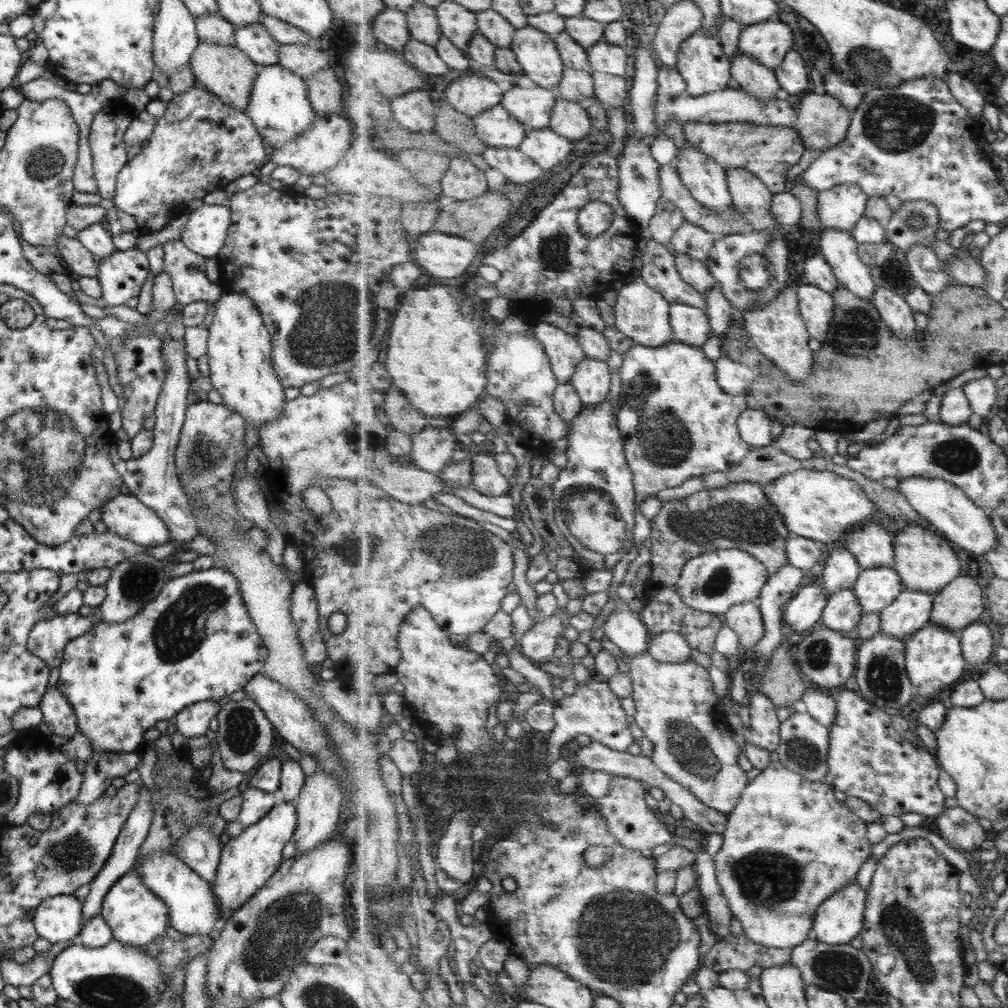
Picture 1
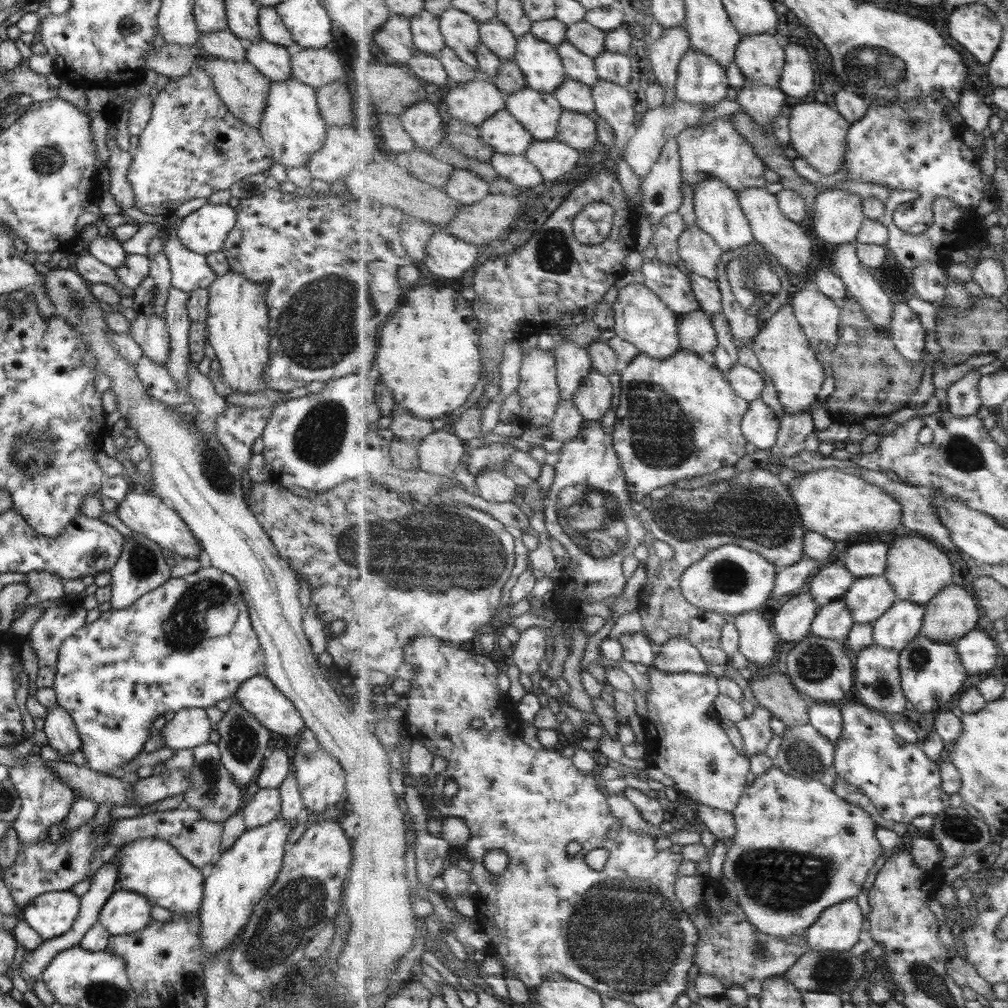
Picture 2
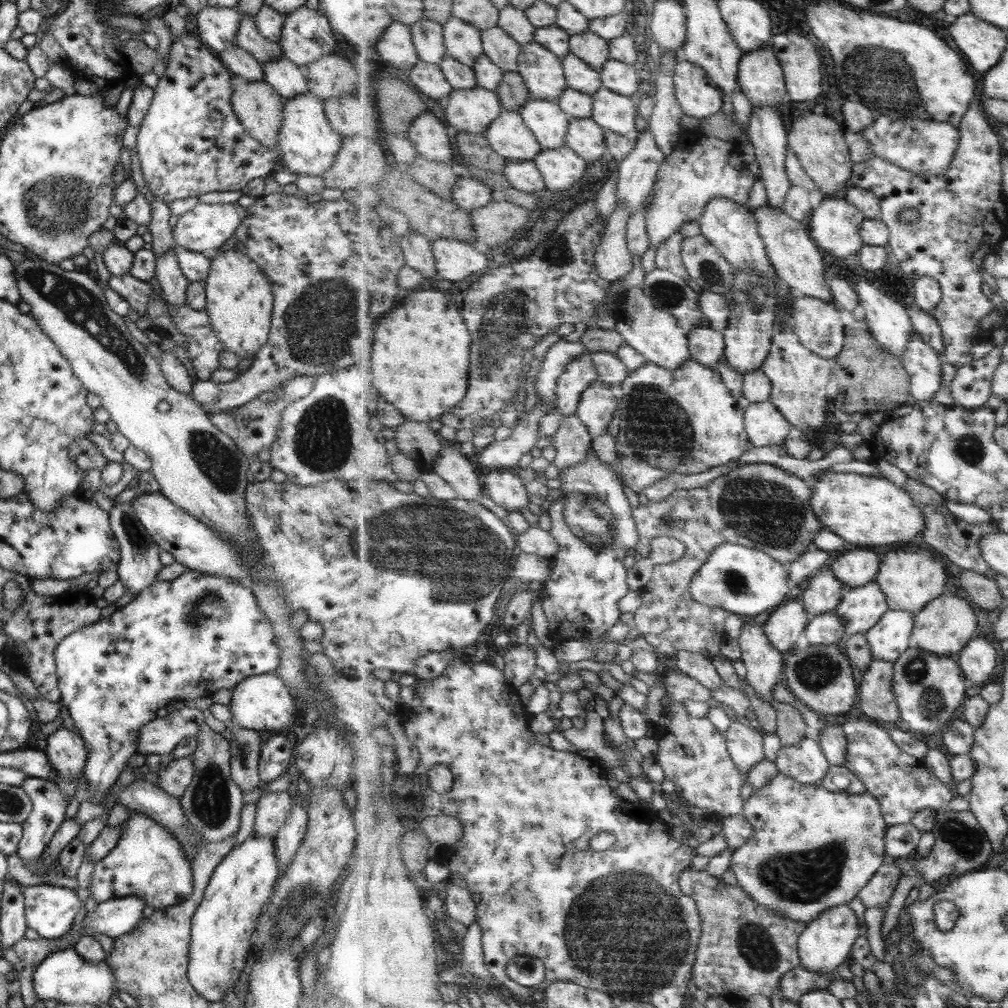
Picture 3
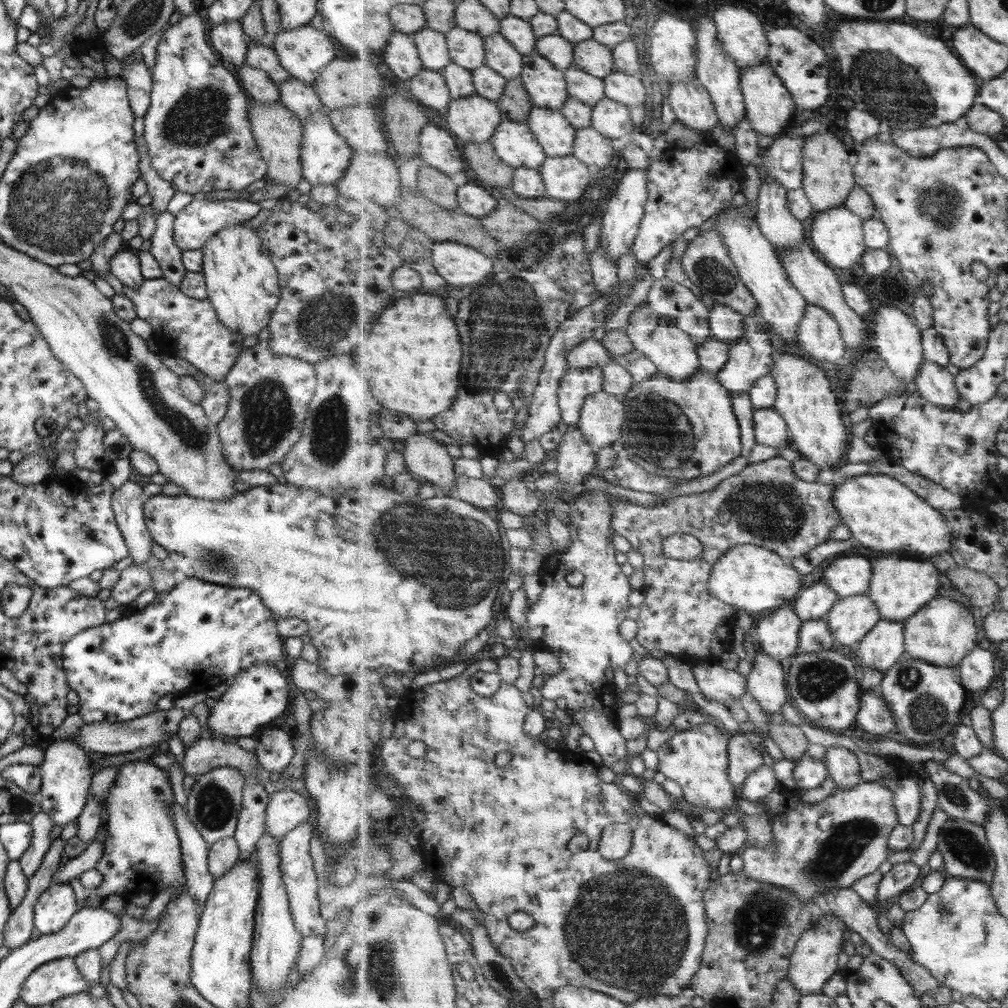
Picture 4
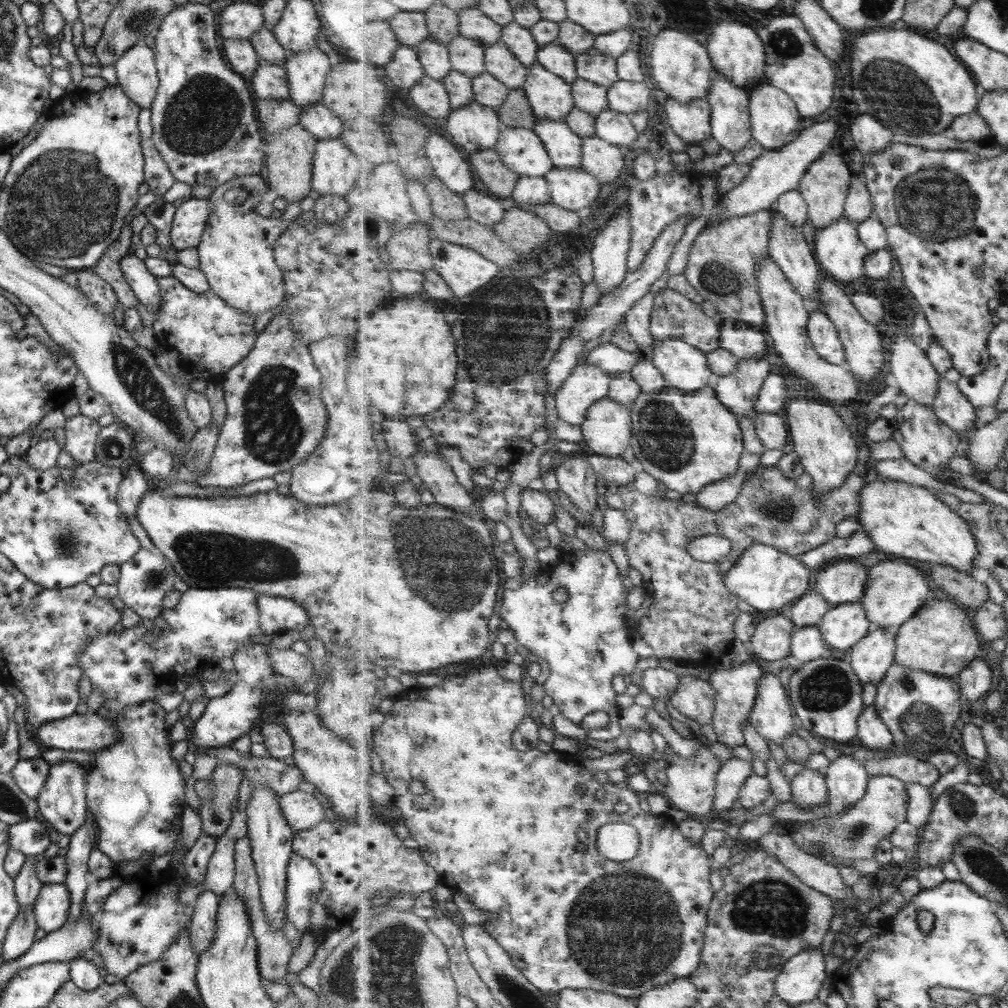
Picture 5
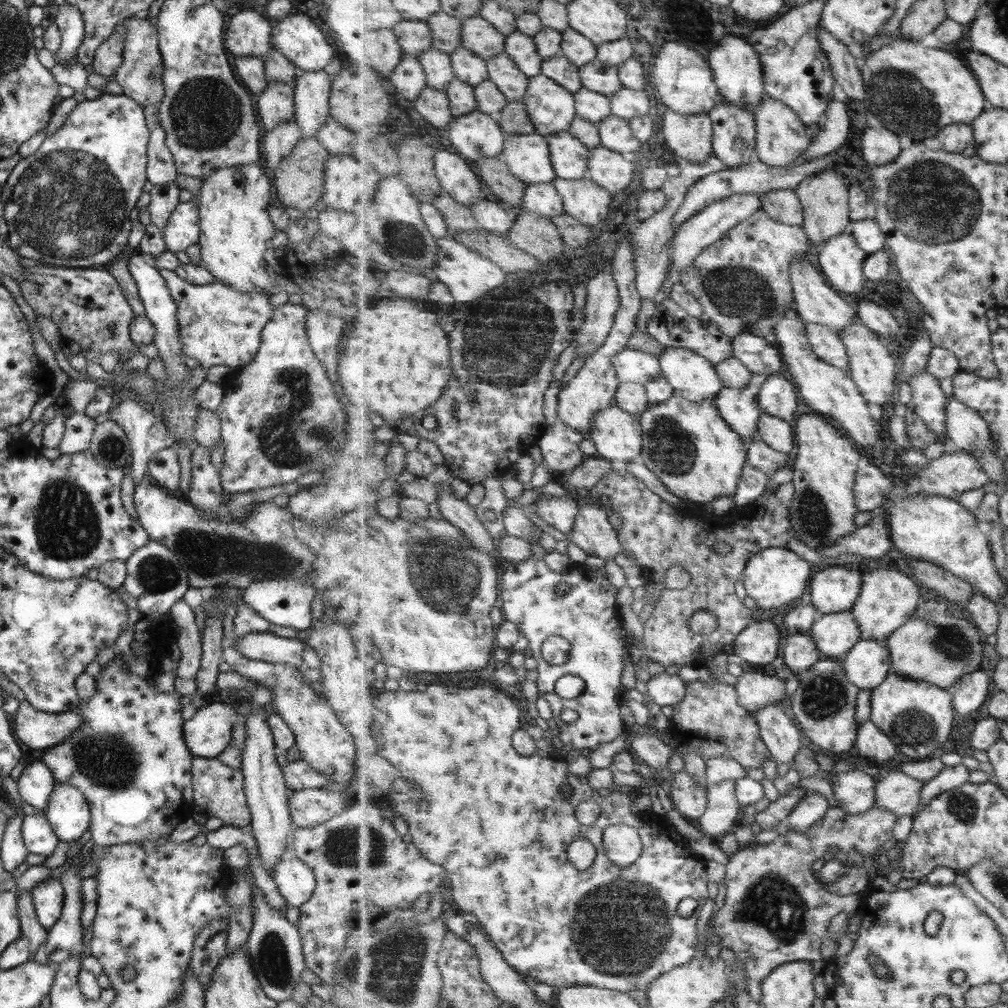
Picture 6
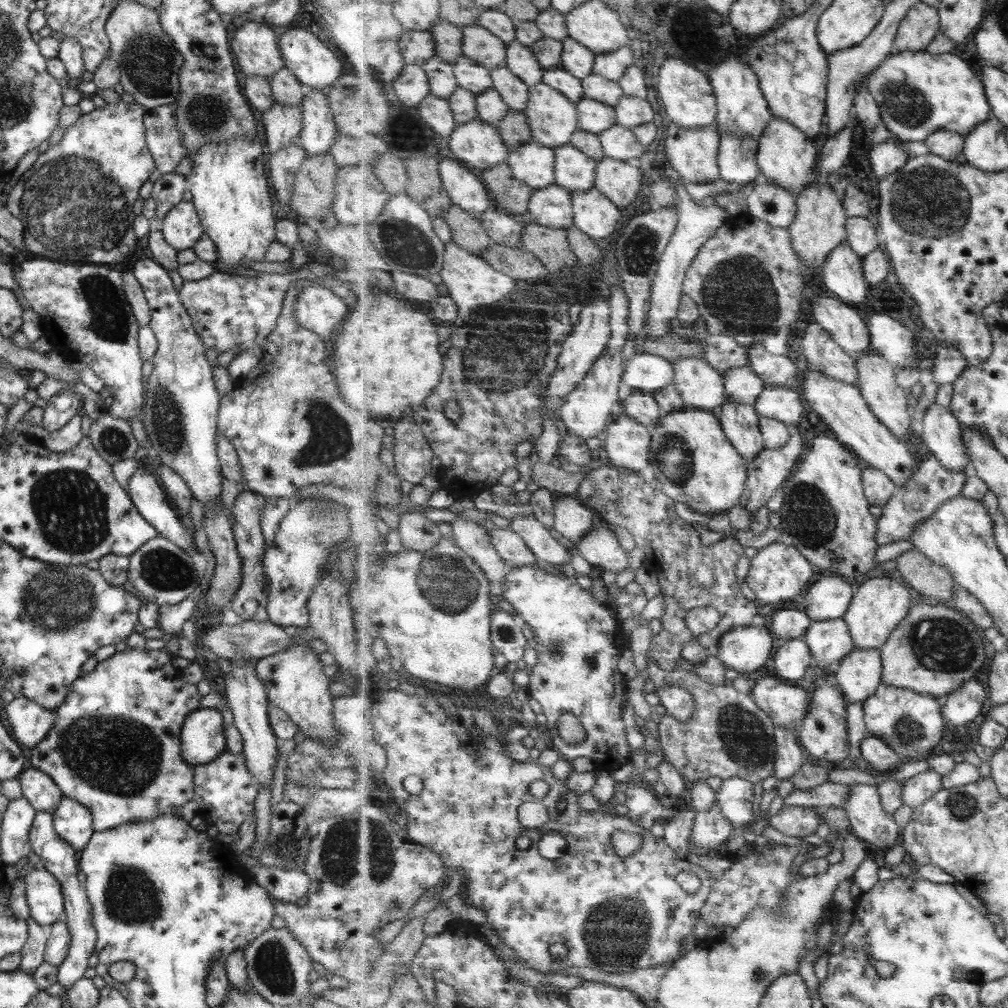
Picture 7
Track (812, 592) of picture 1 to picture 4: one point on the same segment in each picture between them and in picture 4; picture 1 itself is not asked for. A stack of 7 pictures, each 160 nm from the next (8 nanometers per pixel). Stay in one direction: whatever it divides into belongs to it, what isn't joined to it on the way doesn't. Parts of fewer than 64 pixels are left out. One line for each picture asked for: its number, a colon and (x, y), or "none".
2: (793, 621)
3: (784, 626)
4: (779, 634)

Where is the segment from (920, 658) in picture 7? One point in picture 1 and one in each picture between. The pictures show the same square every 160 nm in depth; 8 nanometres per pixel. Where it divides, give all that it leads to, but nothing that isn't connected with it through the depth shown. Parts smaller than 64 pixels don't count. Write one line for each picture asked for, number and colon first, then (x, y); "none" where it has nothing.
1: (957, 606)
2: (952, 614)
3: (947, 624)
4: (944, 632)
5: (940, 639)
6: (934, 646)

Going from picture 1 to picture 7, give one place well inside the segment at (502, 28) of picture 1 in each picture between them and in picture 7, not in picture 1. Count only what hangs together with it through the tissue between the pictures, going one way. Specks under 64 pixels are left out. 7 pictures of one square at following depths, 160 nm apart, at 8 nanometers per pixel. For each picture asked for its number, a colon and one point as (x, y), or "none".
2: (495, 35)
3: (504, 51)
4: (501, 55)
5: (500, 61)
6: (513, 82)
7: (516, 93)

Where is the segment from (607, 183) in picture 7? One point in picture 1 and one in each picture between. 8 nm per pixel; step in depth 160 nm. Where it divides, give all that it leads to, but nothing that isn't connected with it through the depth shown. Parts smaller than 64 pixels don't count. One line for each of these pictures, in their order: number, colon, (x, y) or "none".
1: (570, 119)
2: (576, 129)
3: (586, 137)
4: (592, 147)
5: (604, 160)
6: (606, 167)

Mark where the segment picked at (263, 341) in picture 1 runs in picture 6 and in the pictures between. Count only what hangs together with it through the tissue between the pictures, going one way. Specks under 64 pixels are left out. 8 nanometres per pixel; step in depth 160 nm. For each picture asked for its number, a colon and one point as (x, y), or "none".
2: (237, 321)
3: (238, 296)
4: (241, 284)
5: (235, 255)
6: (236, 238)

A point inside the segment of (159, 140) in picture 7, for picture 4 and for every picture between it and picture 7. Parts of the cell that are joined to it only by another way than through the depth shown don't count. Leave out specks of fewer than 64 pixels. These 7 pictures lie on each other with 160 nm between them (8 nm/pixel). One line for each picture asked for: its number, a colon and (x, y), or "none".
4: (160, 191)
5: (155, 174)
6: (160, 169)

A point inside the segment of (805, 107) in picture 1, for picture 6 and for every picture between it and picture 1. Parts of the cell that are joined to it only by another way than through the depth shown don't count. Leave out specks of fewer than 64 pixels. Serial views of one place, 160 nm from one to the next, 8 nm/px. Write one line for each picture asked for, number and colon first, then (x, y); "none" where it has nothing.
2: (819, 133)
3: (818, 141)
4: (828, 180)
5: (825, 186)
6: (825, 198)

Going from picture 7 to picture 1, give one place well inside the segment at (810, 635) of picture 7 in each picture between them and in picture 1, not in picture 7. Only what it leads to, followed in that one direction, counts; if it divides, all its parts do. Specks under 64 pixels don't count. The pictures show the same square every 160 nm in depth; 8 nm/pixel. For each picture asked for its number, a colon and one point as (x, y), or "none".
1: (877, 588)
2: (869, 598)
3: (861, 609)
4: (851, 619)
5: (844, 625)
6: (835, 634)

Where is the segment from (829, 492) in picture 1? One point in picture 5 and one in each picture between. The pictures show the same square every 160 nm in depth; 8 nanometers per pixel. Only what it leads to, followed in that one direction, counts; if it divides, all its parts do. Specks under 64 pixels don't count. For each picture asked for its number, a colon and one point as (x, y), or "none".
2: (836, 504)
3: (865, 510)
4: (884, 514)
5: (909, 520)

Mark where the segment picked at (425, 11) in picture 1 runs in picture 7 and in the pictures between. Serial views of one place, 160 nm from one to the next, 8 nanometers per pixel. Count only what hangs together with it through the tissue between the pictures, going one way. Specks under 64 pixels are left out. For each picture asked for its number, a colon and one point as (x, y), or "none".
2: (425, 26)
3: (428, 35)
4: (432, 45)
5: (435, 57)
6: (438, 66)
7: (443, 82)

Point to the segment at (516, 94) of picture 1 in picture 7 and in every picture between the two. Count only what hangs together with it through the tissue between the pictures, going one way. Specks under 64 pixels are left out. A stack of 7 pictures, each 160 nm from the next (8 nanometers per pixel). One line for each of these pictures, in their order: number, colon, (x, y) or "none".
2: (540, 112)
3: (549, 123)
4: (557, 135)
5: (564, 146)
6: (570, 155)
7: (575, 170)

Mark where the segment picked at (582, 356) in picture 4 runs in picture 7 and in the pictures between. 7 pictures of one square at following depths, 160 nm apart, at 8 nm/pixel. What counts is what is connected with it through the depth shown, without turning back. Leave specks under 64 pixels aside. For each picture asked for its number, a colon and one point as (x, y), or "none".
5: (611, 358)
6: (634, 366)
7: (645, 372)

